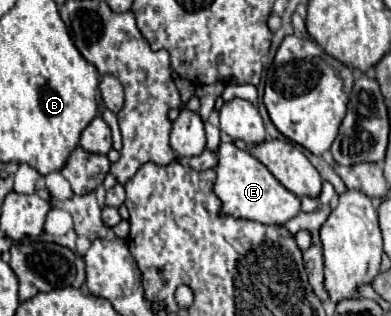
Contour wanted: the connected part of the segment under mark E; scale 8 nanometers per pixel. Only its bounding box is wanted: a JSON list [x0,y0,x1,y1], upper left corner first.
[214,140,300,224]

